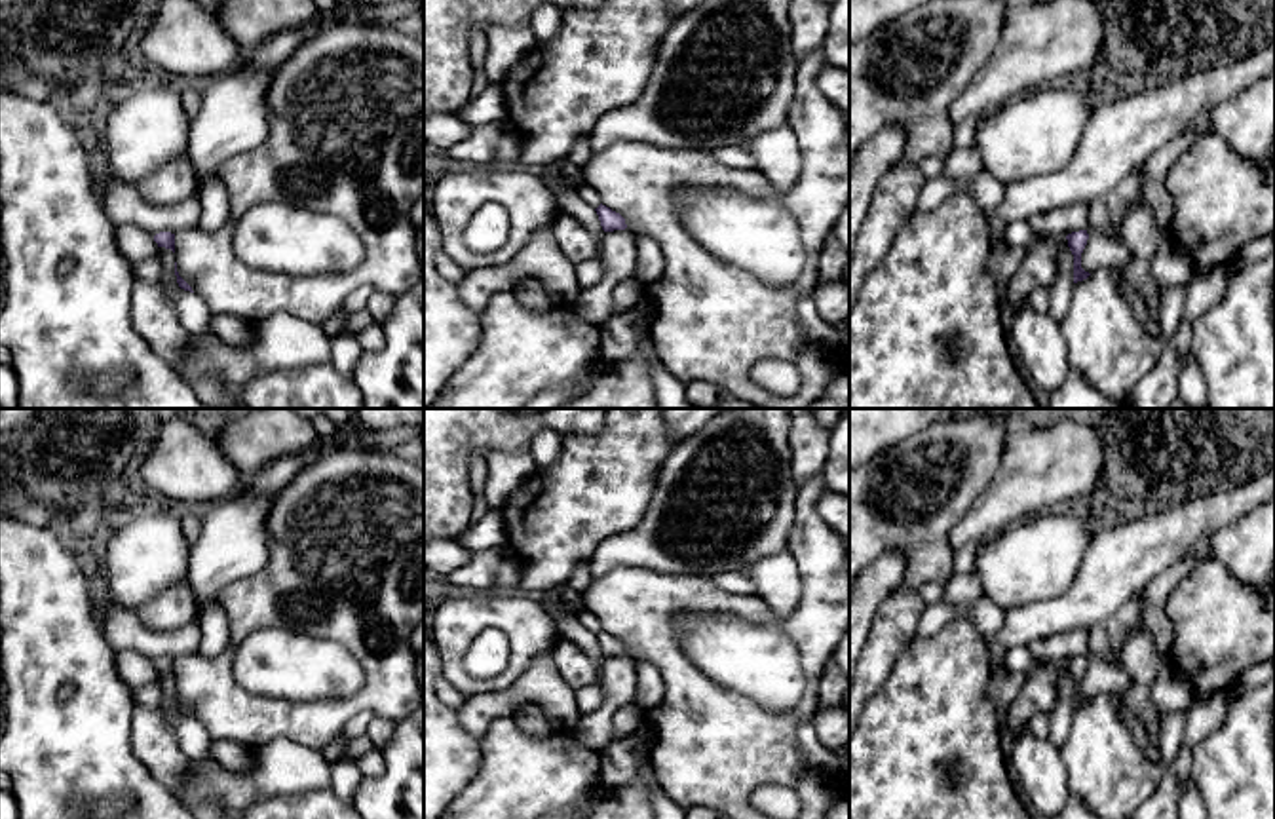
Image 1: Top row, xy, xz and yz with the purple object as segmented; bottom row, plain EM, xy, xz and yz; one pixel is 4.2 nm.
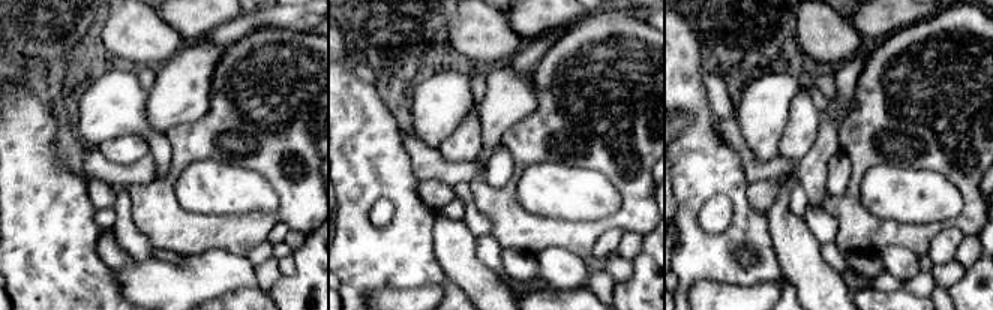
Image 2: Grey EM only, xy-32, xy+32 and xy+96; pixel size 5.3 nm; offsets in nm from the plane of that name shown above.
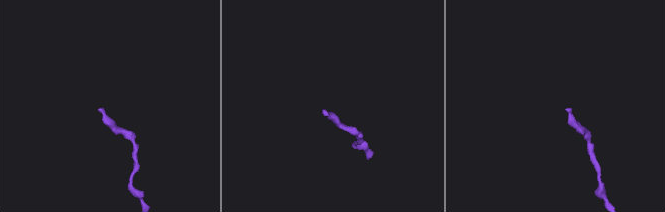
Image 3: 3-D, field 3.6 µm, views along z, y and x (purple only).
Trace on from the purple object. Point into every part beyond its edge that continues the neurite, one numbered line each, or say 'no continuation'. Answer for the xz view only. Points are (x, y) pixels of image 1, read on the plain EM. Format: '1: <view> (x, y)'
1: xz (588, 618)

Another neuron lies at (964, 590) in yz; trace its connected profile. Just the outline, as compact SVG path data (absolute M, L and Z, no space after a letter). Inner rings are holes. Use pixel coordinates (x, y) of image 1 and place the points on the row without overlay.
M975 572L952 576L946 581L942 600L954 606L969 606L982 597L982 585Z

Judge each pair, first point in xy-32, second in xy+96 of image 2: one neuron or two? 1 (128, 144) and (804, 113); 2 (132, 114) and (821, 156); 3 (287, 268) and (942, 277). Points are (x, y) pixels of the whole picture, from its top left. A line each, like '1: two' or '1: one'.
1: one
2: two
3: one

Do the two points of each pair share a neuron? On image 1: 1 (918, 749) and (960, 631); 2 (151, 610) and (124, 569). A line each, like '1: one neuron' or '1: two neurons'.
1: one neuron
2: two neurons

